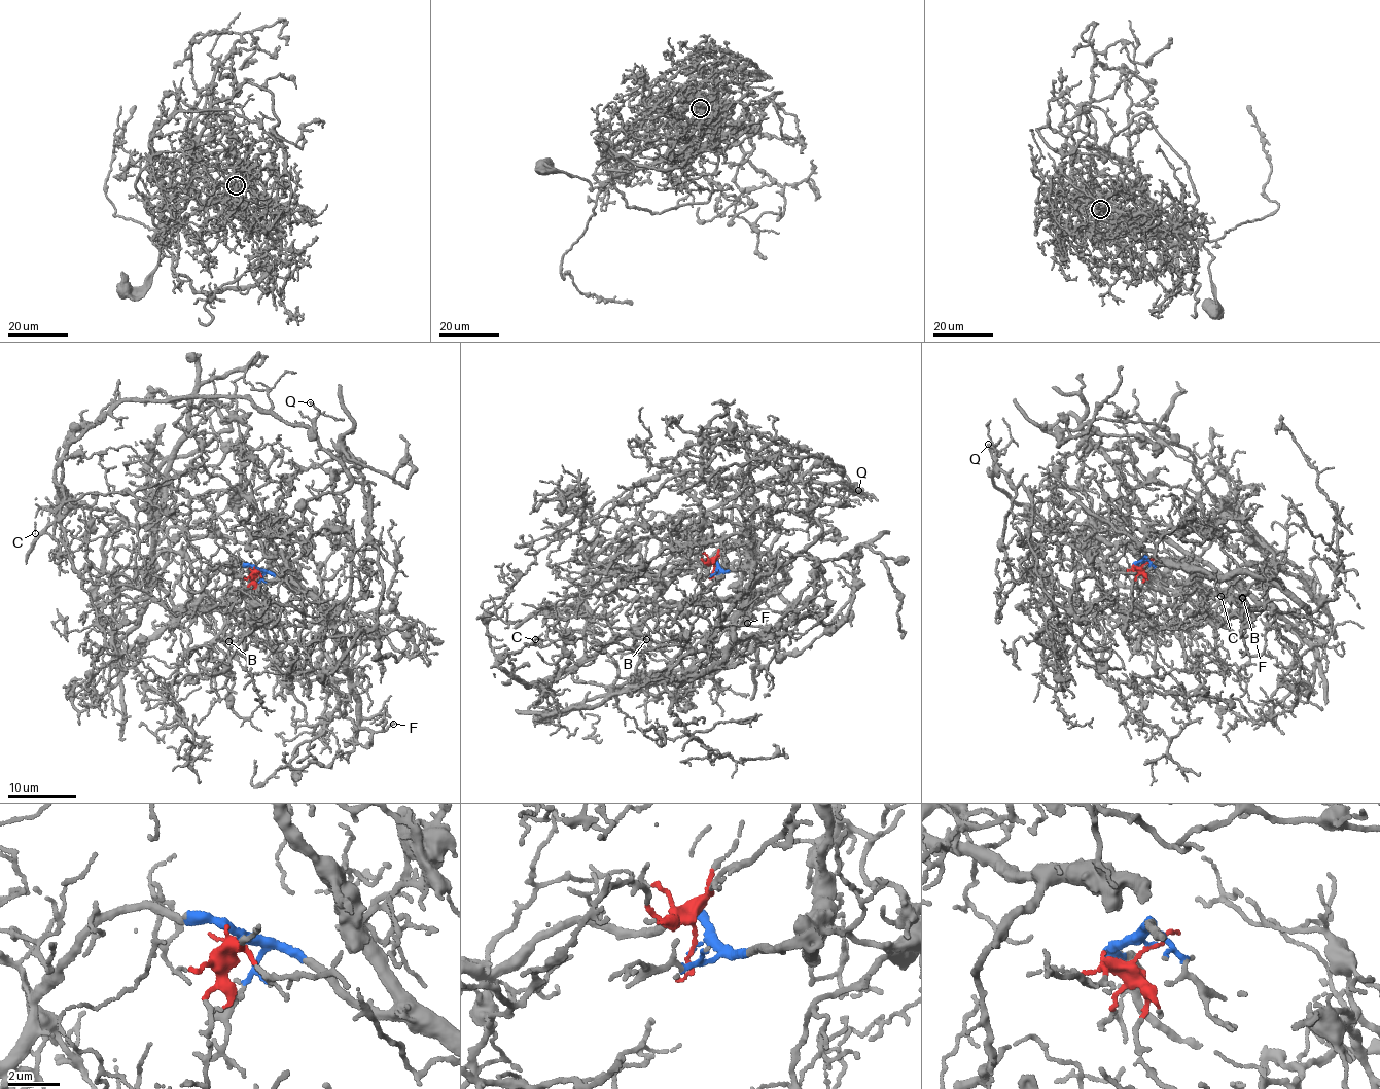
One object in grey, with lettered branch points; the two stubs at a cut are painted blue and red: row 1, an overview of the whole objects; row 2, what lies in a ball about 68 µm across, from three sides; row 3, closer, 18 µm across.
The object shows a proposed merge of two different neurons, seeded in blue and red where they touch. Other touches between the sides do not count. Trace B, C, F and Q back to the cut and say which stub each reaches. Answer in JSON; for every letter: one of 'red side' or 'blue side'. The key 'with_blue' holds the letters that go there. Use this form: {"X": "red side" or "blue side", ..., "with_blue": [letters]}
{"B": "red side", "C": "red side", "F": "red side", "Q": "red side", "with_blue": []}

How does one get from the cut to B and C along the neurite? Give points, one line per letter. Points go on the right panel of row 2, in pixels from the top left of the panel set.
B: (1145, 563), (1141, 567), (1142, 594), (1156, 603), (1174, 606), (1188, 595), (1206, 590), (1241, 601), (1243, 597)
C: (1145, 563), (1142, 594), (1167, 606), (1248, 563), (1284, 573), (1236, 518), (1194, 564), (1221, 596)

